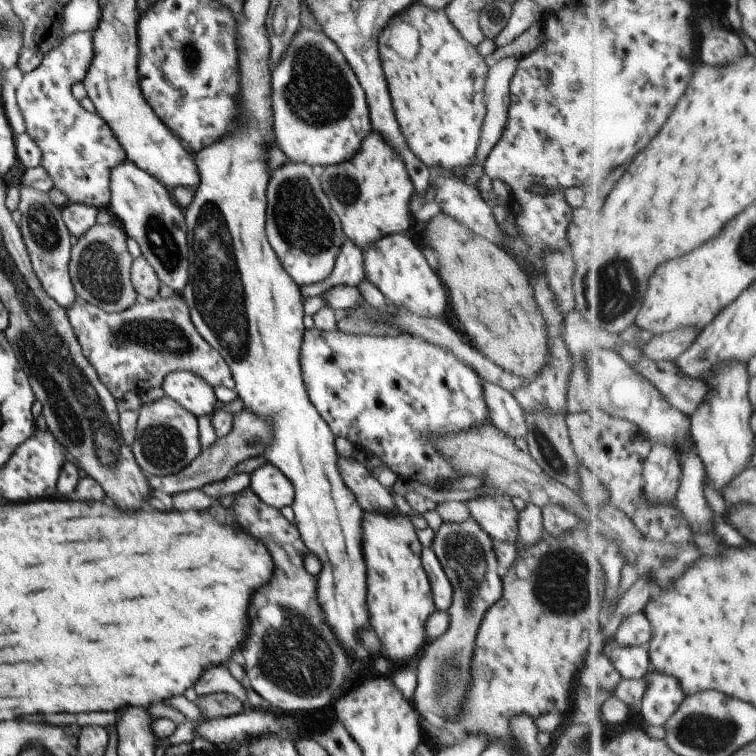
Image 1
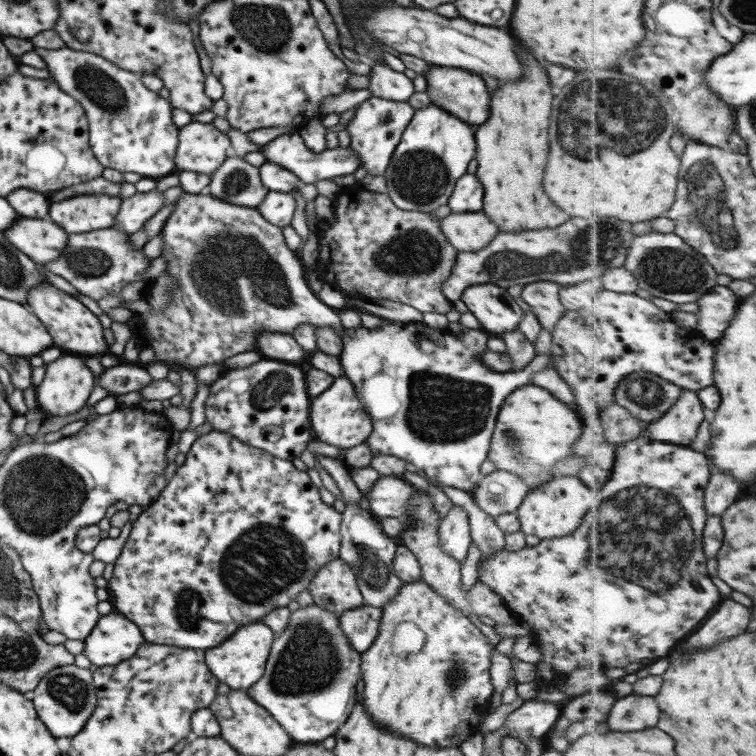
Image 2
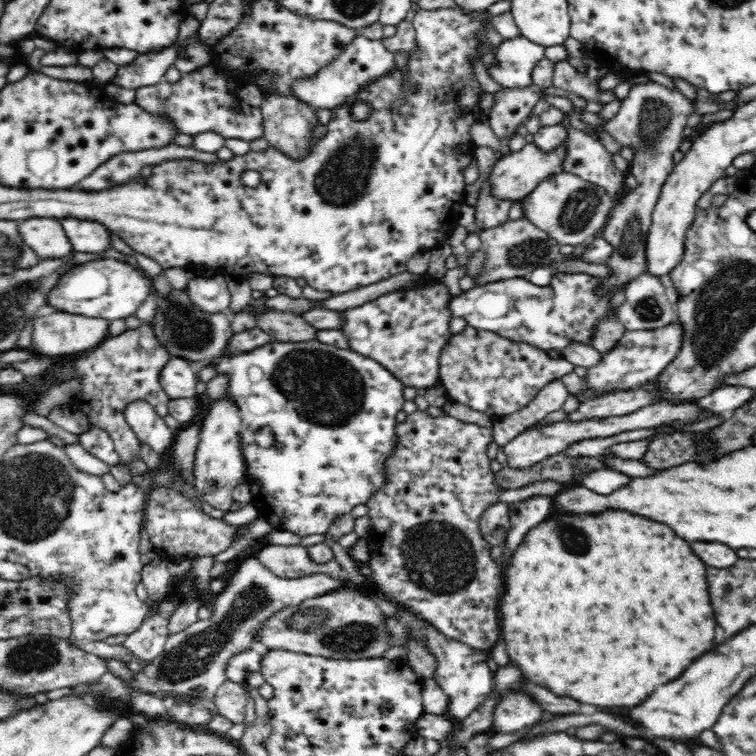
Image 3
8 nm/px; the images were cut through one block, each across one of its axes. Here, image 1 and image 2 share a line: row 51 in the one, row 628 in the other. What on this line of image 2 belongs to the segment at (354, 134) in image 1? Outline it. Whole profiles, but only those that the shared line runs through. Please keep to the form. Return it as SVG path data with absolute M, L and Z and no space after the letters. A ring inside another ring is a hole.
M315 604L290 612L287 626L280 634L273 638L261 679L245 693L275 719L292 738L294 745L303 742L319 744L325 737L335 734L359 699L355 684L360 678L361 654L349 648L347 638L339 628L339 615L326 612Z

